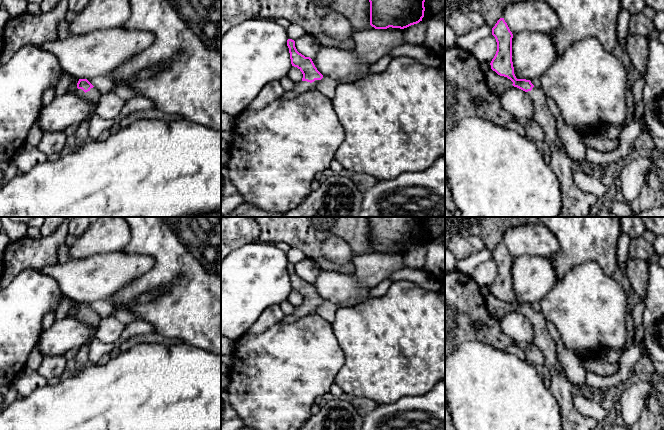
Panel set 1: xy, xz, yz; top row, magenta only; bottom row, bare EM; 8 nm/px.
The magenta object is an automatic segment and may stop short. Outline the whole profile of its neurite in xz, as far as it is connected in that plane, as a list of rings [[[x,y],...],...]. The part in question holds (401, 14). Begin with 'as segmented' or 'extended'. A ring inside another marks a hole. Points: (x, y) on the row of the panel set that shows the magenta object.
as segmented | [[[369,0],[370,25],[404,29],[422,21],[425,0]]]

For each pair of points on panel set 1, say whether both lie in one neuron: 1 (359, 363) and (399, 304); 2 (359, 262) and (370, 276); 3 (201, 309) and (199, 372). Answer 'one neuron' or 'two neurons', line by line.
1: one neuron
2: one neuron
3: two neurons

